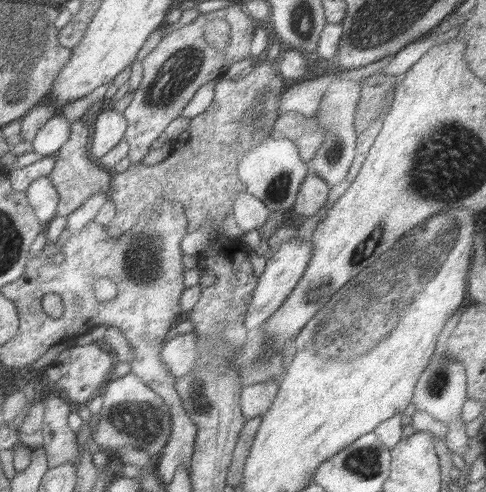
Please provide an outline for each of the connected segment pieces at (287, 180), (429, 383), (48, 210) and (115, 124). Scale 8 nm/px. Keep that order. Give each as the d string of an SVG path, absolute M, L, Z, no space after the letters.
M273 134L267 136L263 142L257 142L257 146L247 150L237 162L237 176L245 184L245 192L263 200L263 204L271 212L295 206L299 186L307 174L309 174L309 166L301 162L299 148L295 146L295 142Z
M435 348L427 368L423 370L423 374L417 380L415 394L413 394L411 402L415 404L417 412L425 412L435 422L441 422L447 428L447 436L445 436L447 448L457 452L459 456L463 456L463 452L467 448L465 424L461 422L461 408L467 402L467 374L465 374L465 366L461 362L457 362L455 358L447 358L445 356L445 348L443 350Z
M37 178L29 184L27 190L27 200L41 222L41 226L47 226L55 216L57 216L57 206L59 206L59 192L51 184L49 178Z
M107 106L105 112L97 116L97 122L91 128L93 140L89 146L89 154L95 158L103 158L111 148L115 148L125 138L125 130L127 130L125 116Z

